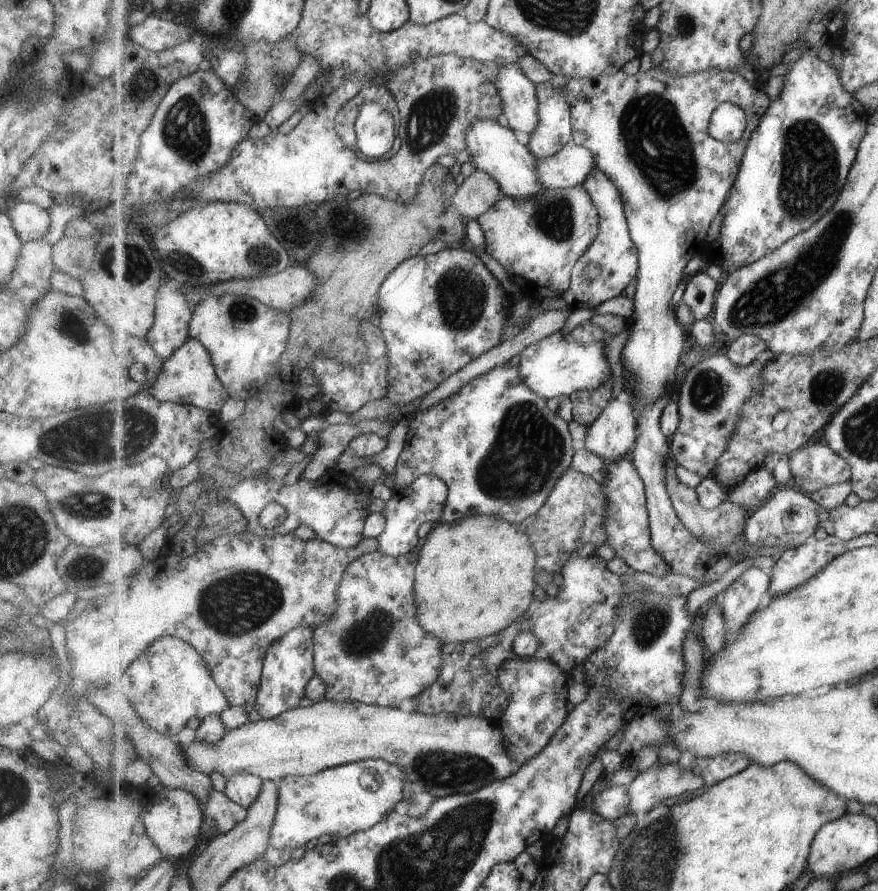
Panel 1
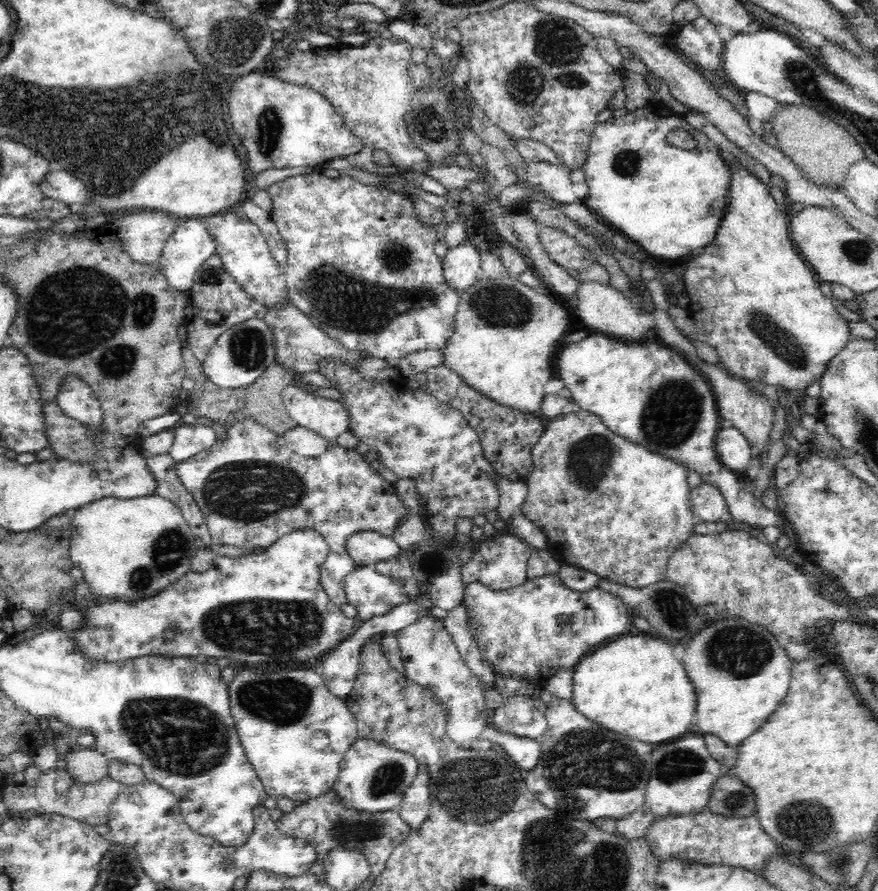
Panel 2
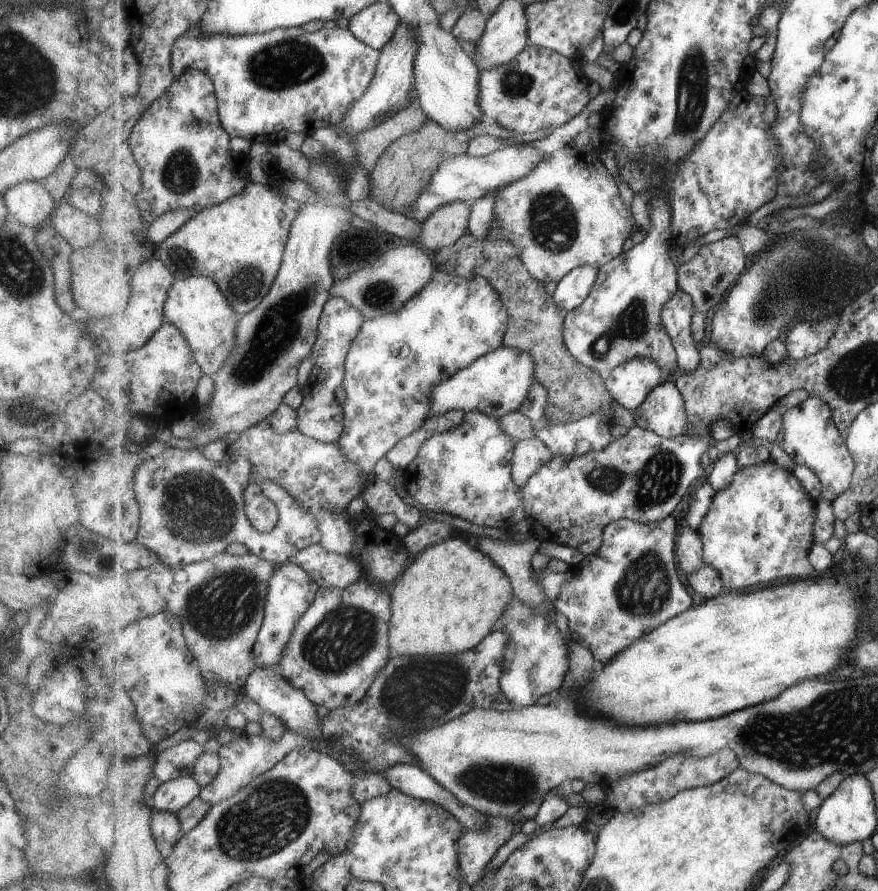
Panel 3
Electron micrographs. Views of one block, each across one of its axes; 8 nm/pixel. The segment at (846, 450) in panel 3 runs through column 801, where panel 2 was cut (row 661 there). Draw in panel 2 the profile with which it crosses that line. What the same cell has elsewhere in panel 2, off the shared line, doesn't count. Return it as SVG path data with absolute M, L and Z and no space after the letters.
M420 617L414 624L395 634L405 677L428 688L439 702L447 704L448 720L445 726L449 739L459 748L486 751L494 748L490 740L481 736L484 726L490 723L491 712L480 689L478 677L466 664L454 642L451 632L444 626L443 619Z

